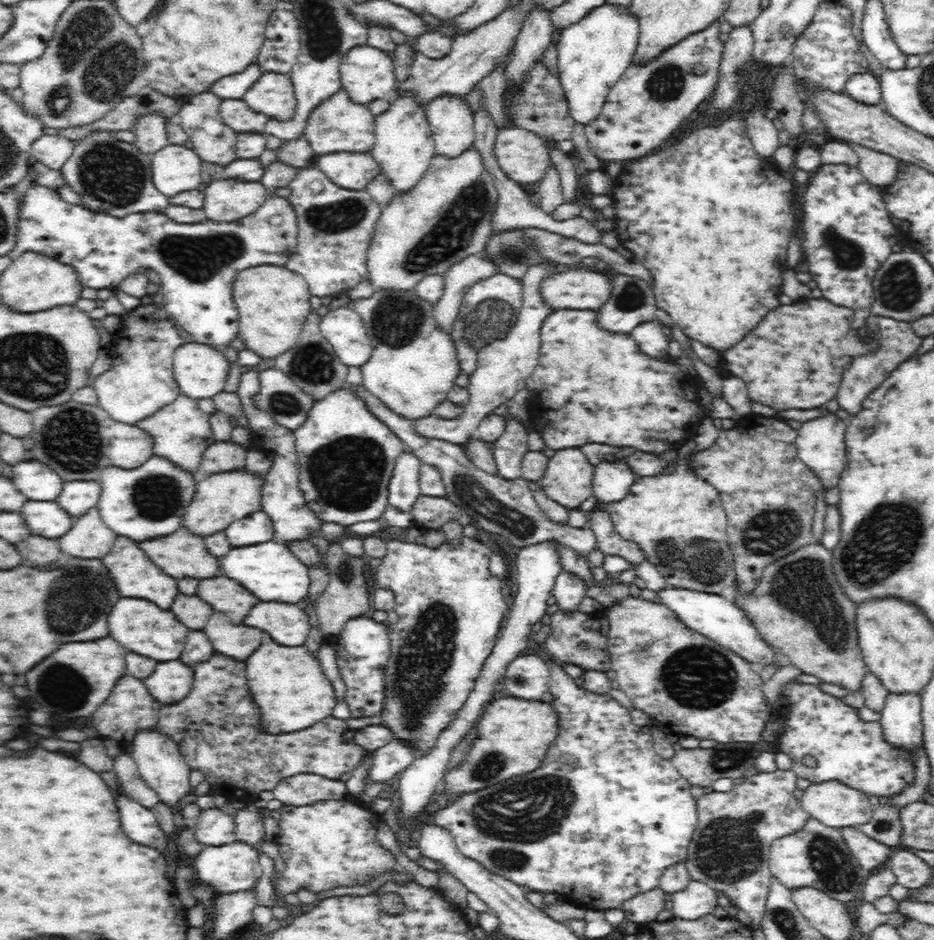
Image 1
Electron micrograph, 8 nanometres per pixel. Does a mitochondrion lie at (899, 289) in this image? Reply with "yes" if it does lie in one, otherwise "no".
yes

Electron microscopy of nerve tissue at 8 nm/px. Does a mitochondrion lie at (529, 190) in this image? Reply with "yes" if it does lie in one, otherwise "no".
no

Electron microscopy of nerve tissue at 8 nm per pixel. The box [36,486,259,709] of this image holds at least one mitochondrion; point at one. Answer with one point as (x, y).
(76, 601)

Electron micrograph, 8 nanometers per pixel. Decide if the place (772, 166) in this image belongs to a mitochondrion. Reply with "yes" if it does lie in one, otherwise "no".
no

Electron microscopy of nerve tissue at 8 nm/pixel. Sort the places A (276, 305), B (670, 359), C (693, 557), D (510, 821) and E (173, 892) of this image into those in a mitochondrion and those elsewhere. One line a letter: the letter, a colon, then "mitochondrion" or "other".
A: other
B: other
C: mitochondrion
D: mitochondrion
E: other

